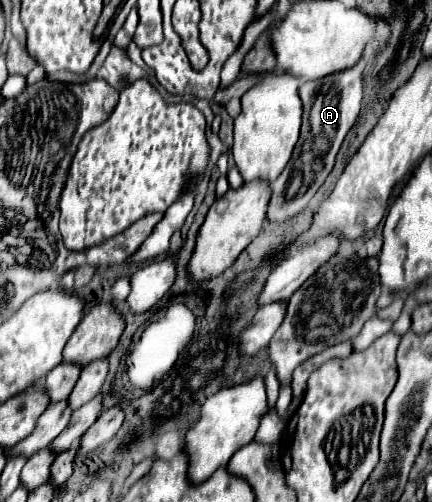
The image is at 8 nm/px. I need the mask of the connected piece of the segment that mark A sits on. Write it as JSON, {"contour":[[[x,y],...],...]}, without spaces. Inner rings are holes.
{"contour":[[[359,60],[359,64],[355,64],[355,68],[335,72],[321,80],[305,82],[299,88],[299,96],[303,102],[301,138],[295,146],[291,160],[287,162],[287,168],[283,170],[279,180],[275,180],[271,184],[273,196],[269,200],[269,212],[267,212],[271,222],[285,222],[285,220],[297,216],[309,204],[309,200],[313,198],[317,188],[323,184],[323,180],[331,172],[335,156],[341,148],[341,142],[359,116],[363,70],[365,70],[365,60]]]}

